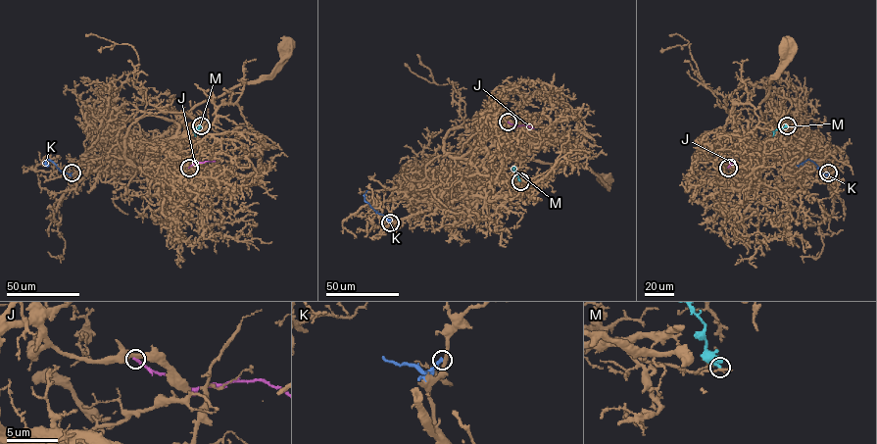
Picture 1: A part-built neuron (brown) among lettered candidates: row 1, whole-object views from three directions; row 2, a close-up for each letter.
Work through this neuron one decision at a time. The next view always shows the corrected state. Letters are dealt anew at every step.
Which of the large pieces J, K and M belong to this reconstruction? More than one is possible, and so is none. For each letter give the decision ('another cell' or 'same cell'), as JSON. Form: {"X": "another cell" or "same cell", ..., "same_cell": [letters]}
{"J": "another cell", "K": "another cell", "M": "another cell", "same_cell": []}

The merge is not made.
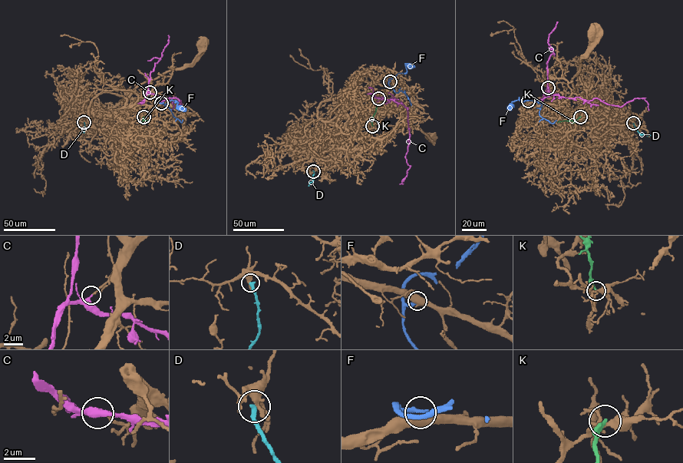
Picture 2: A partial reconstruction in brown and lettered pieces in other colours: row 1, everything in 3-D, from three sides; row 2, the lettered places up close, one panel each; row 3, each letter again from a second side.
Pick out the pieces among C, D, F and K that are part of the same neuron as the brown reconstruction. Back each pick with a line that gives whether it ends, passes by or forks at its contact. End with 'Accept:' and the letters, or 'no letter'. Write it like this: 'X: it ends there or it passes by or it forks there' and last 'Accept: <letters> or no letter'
Accept: no letter

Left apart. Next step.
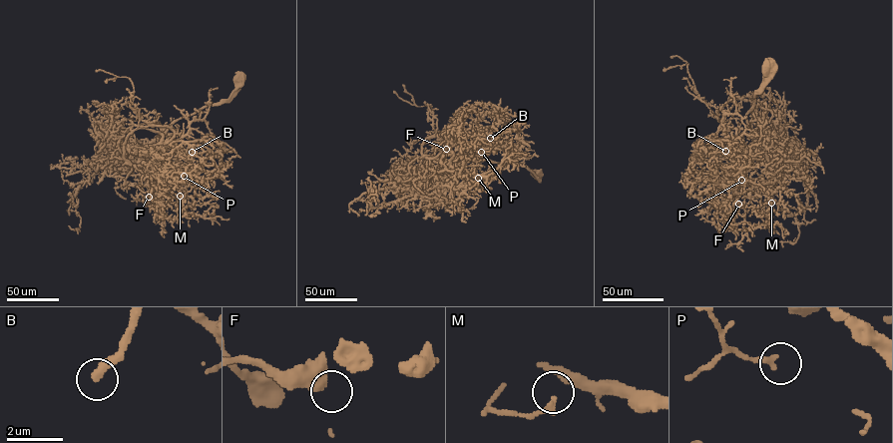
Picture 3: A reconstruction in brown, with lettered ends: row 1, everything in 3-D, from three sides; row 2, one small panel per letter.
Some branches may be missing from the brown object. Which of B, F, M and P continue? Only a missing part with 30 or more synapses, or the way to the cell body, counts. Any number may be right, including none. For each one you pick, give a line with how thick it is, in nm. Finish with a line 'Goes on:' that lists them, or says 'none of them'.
B: 320 nm thick
Goes on: B

